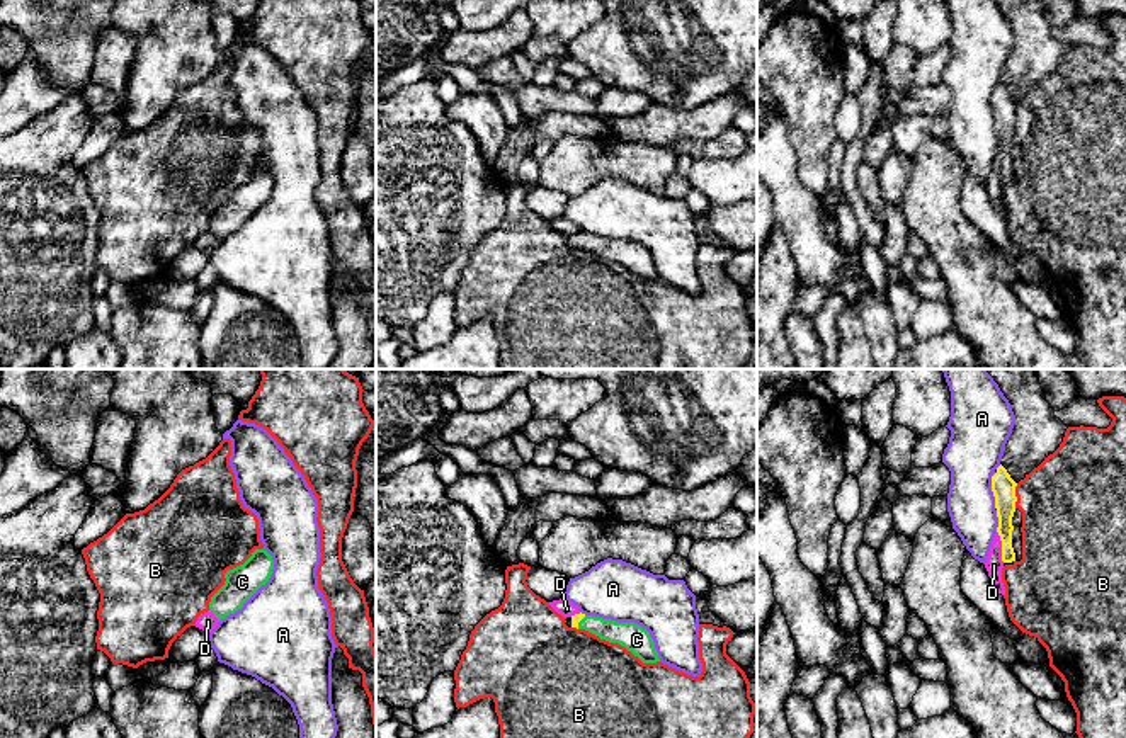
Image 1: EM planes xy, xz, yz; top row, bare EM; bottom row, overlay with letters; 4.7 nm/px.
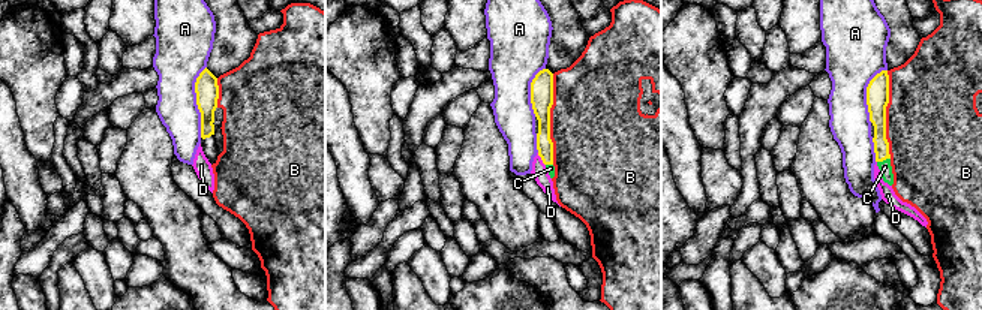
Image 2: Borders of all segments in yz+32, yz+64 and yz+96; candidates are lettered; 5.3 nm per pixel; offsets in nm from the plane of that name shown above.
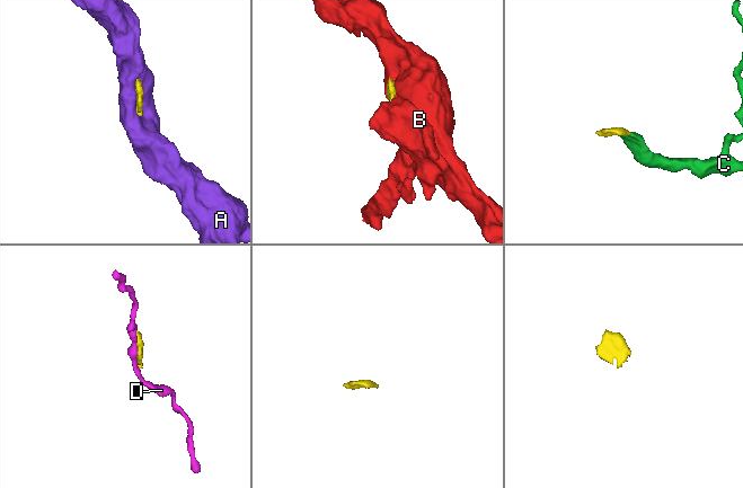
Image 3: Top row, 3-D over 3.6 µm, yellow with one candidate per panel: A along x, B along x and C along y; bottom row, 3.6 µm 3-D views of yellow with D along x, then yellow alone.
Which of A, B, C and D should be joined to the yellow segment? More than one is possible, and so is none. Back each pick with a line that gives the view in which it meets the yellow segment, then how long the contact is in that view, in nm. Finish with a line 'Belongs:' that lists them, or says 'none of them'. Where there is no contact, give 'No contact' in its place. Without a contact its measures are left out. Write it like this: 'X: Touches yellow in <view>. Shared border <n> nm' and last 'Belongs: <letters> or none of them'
C: Touches yellow in xz. Shared border 80 nm
Belongs: C

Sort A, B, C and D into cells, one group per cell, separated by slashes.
A / B / C / D

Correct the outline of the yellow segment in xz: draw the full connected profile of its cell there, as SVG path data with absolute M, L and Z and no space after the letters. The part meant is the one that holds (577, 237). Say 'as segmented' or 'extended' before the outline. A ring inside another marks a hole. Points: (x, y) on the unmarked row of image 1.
extended | M580 231L572 235L572 247L585 248L600 258L617 262L638 275L643 282L660 281L650 252L634 241L616 241Z

